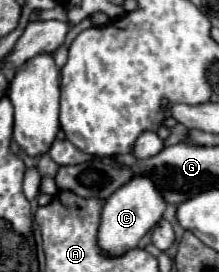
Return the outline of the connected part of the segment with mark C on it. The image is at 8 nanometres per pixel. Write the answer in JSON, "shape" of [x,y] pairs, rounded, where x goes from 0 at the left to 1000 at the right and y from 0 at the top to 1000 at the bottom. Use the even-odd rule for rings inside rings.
{"shape":[[[594,658],[575,688],[548,688],[475,746],[457,849],[447,849],[457,915],[502,938],[557,938],[612,915],[630,886],[658,871],[658,857],[740,805],[749,768],[758,768],[758,739],[740,732],[740,717],[721,717],[721,688],[703,688],[685,658]]]}

